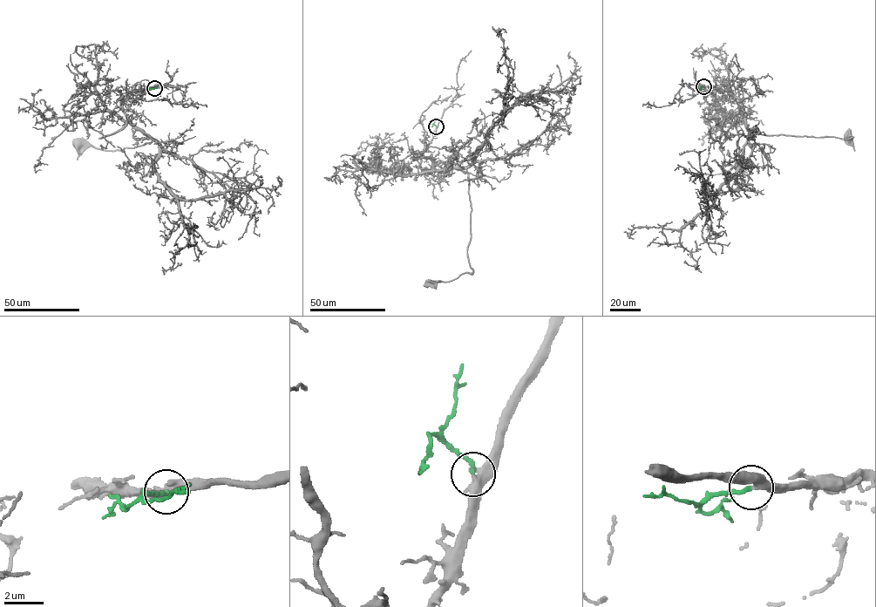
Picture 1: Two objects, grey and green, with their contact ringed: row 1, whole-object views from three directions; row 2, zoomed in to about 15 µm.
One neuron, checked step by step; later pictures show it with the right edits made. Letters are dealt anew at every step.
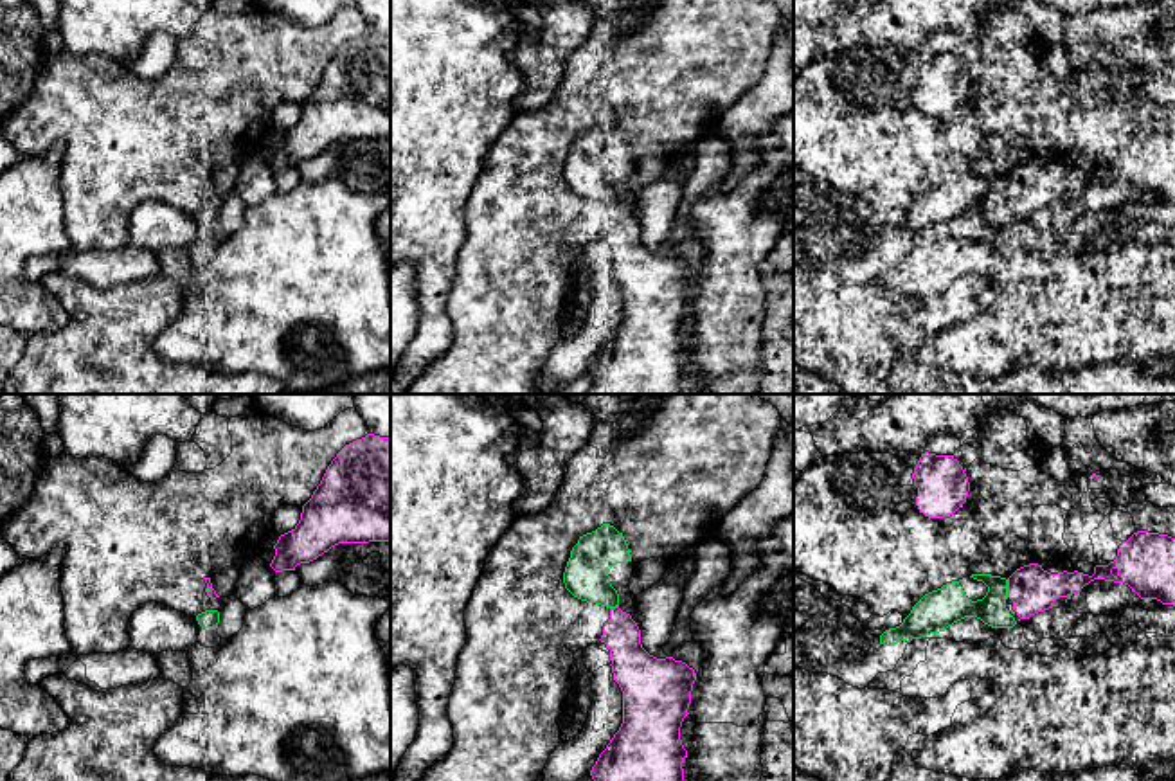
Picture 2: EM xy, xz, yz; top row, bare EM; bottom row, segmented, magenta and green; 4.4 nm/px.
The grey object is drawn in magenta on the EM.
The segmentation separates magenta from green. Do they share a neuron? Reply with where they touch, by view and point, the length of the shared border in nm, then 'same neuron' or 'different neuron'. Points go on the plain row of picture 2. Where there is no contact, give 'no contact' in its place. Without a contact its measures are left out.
yz (1008, 186) | 80 nm | same neuron

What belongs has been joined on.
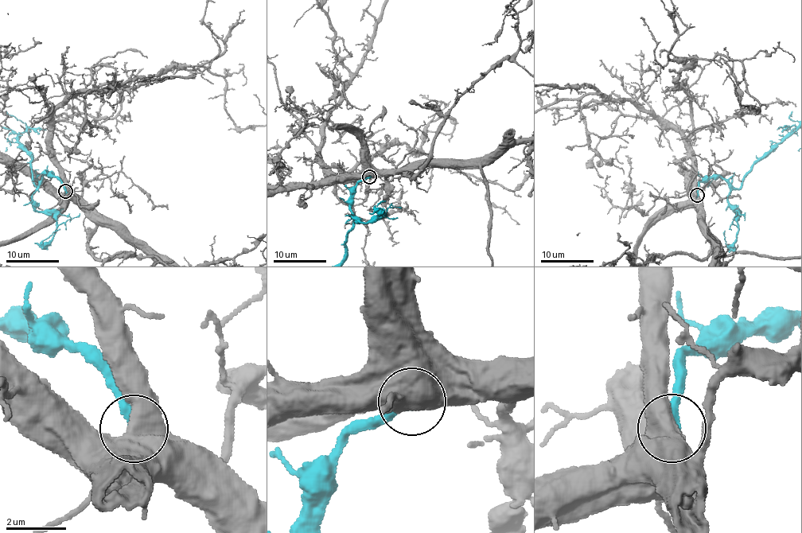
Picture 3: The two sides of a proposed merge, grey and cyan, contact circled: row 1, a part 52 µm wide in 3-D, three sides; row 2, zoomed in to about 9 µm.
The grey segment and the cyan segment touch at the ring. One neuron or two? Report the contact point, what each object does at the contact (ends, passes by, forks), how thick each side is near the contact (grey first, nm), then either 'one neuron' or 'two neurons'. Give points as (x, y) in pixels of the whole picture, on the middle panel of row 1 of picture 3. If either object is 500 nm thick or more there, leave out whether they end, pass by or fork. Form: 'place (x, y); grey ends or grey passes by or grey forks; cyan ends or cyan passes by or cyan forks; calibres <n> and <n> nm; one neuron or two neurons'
place (369, 177); calibres 650 and 320 nm; one neuron

